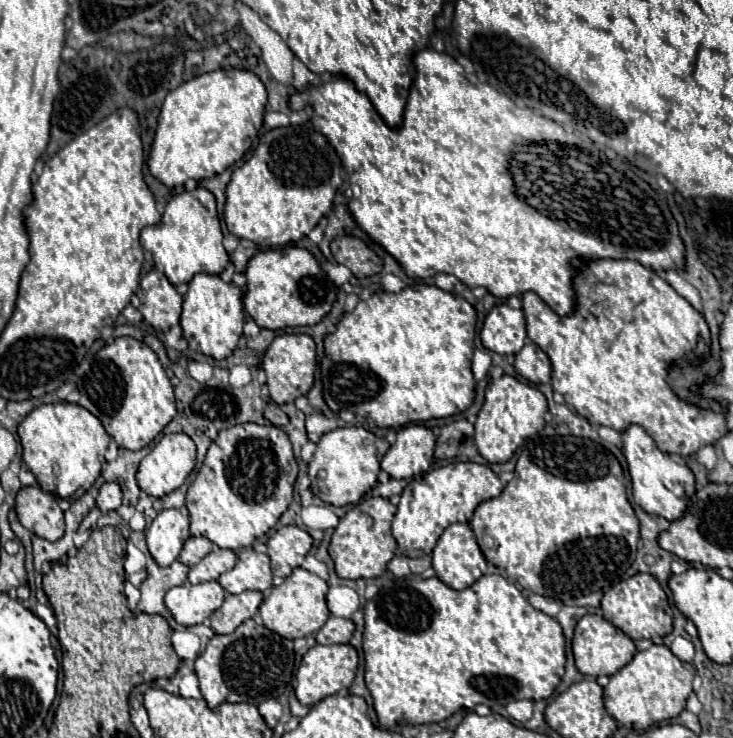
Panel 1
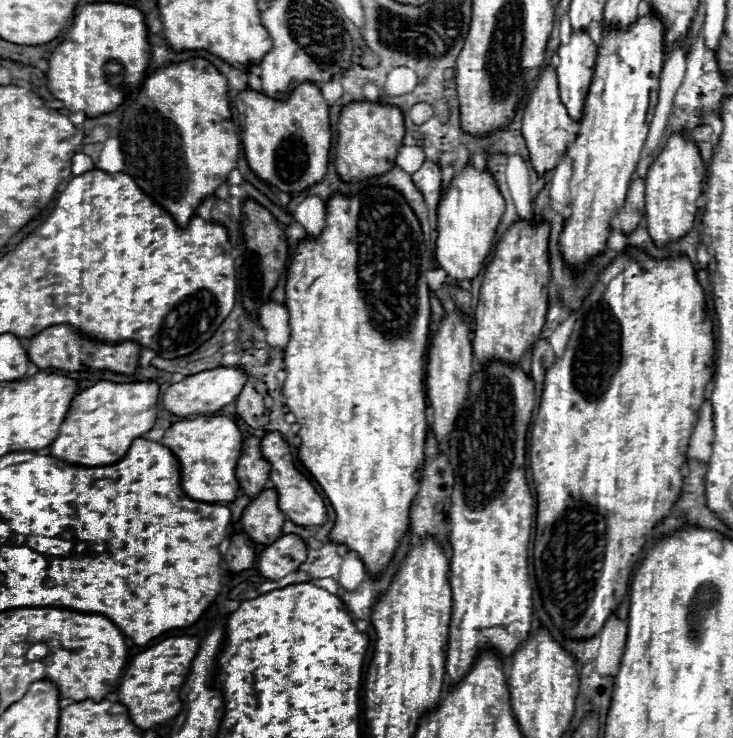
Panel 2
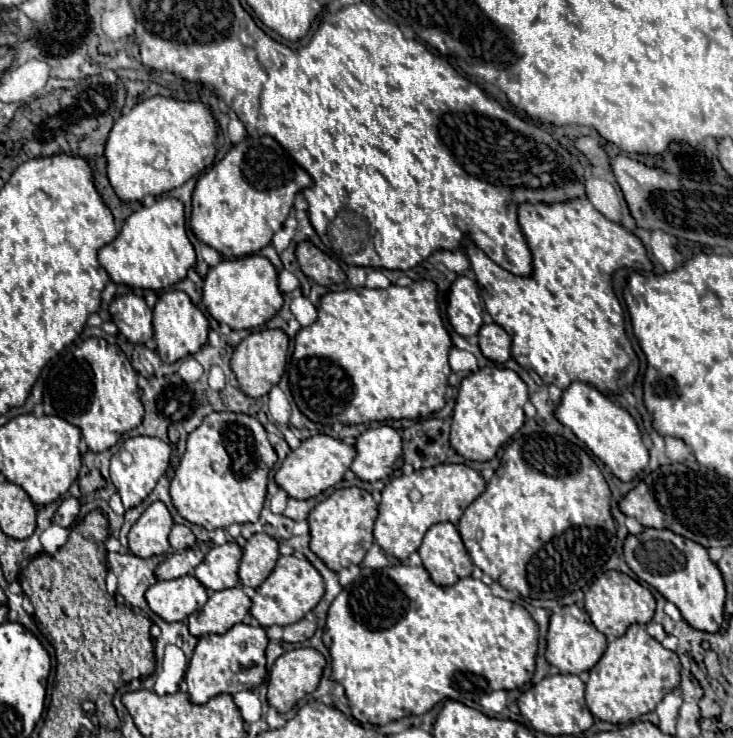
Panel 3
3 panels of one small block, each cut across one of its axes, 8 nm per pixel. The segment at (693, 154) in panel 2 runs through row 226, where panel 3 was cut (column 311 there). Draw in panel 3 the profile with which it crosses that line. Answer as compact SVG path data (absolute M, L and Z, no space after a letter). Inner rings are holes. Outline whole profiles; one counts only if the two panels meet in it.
M300 646L300 648L294 648L290 652L284 652L274 662L274 666L270 670L270 676L268 676L268 694L266 694L268 704L272 708L276 708L278 712L292 710L296 706L296 702L300 702L306 694L316 690L324 666L326 666L324 656L318 650L314 650L312 646Z

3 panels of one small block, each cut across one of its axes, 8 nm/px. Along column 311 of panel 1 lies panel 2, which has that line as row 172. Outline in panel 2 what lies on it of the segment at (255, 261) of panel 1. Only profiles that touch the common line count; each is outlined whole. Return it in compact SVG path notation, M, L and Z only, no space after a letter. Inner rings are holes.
M302 84L286 100L272 100L266 94L244 90L236 96L238 122L242 128L242 150L248 168L266 184L292 194L322 182L332 142L328 104L316 84Z

